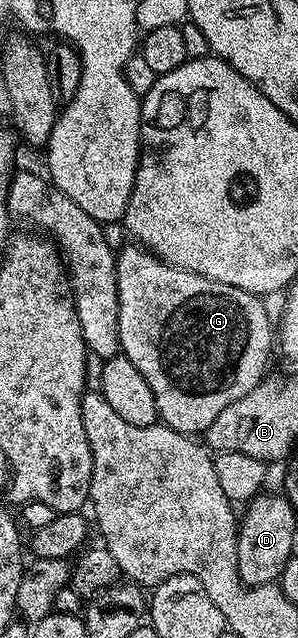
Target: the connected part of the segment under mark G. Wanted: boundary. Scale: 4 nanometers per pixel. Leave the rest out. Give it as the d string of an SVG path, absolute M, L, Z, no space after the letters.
M140 246L125 247L116 252L117 256L117 284L119 285L119 341L121 342L120 354L127 356L131 365L147 377L147 385L151 385L151 393L155 393L155 405L160 422L165 426L175 429L179 433L190 437L200 436L239 397L247 397L251 389L260 385L261 380L266 378L265 366L269 363L269 354L275 351L275 327L265 312L264 302L258 296L247 293L243 289L235 289L231 285L223 285L219 281L211 281L202 275L196 275L190 271L184 271L178 267L172 267L164 263L157 255L142 249Z

